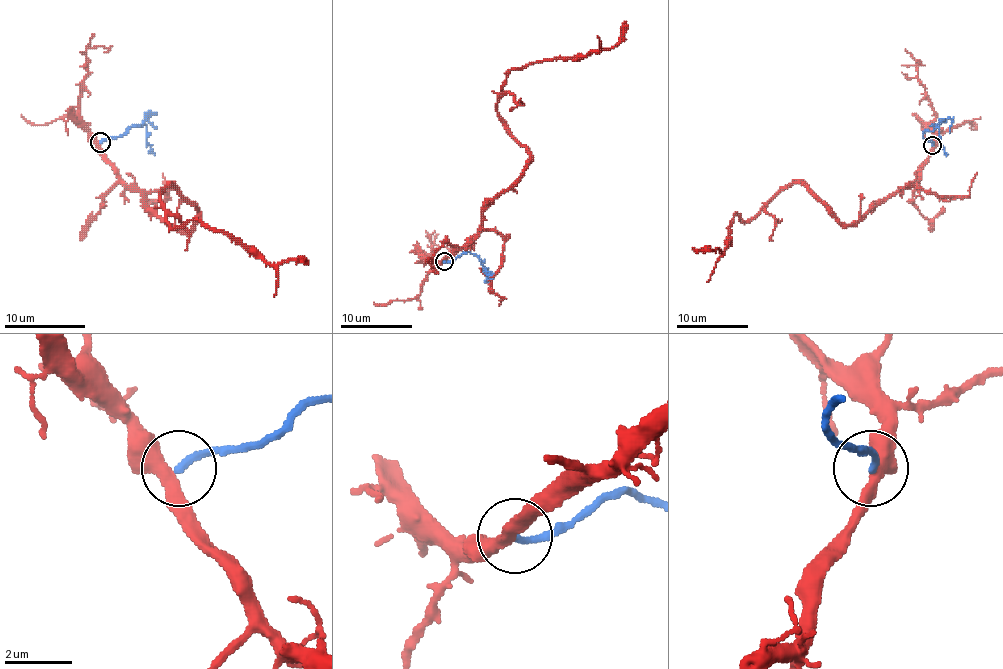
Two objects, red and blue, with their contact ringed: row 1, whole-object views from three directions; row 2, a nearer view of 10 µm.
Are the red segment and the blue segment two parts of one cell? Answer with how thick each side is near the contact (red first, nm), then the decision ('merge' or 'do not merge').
calibres 400 and 200 nm; do not merge

